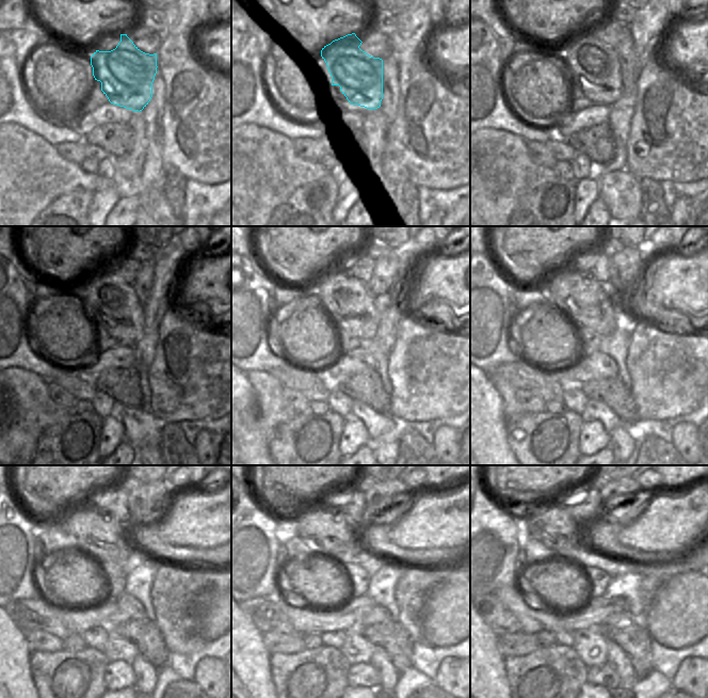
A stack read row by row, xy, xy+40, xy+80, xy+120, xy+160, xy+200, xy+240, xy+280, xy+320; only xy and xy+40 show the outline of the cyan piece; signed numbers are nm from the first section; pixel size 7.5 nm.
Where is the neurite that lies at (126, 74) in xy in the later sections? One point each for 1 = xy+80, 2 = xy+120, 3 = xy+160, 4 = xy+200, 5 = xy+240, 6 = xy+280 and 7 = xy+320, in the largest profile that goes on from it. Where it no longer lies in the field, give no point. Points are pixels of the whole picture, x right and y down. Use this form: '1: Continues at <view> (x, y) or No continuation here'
1: Continues at xy+80 (591, 64)
2: Continues at xy+120 (112, 303)
3: Continues at xy+160 (349, 302)
4: Continues at xy+200 (589, 303)
5: Continues at xy+240 (98, 535)
6: Continues at xy+280 (321, 530)
7: Continues at xy+320 (543, 521).

